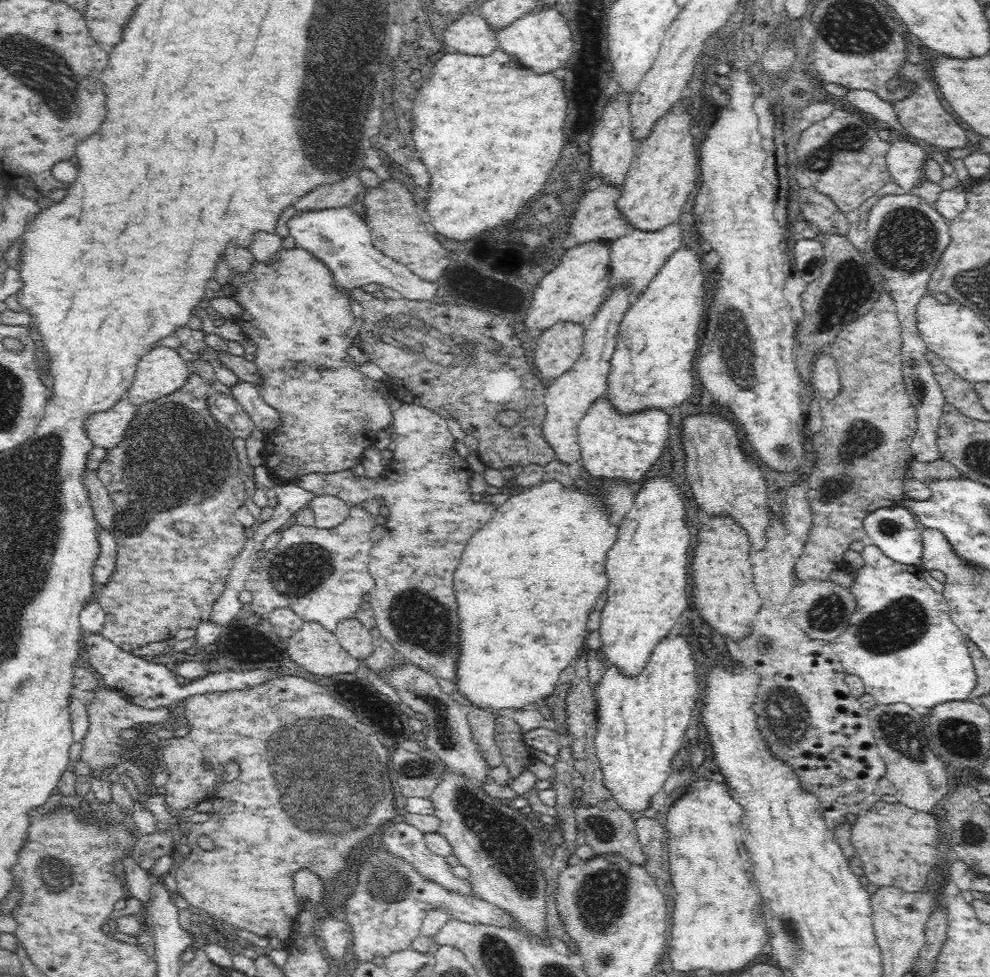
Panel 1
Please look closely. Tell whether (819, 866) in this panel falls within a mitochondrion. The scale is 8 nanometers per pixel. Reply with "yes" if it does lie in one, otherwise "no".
no

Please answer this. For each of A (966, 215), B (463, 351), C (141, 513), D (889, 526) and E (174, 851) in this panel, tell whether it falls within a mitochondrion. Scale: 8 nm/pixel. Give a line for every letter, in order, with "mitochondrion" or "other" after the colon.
A: other
B: mitochondrion
C: mitochondrion
D: mitochondrion
E: other

